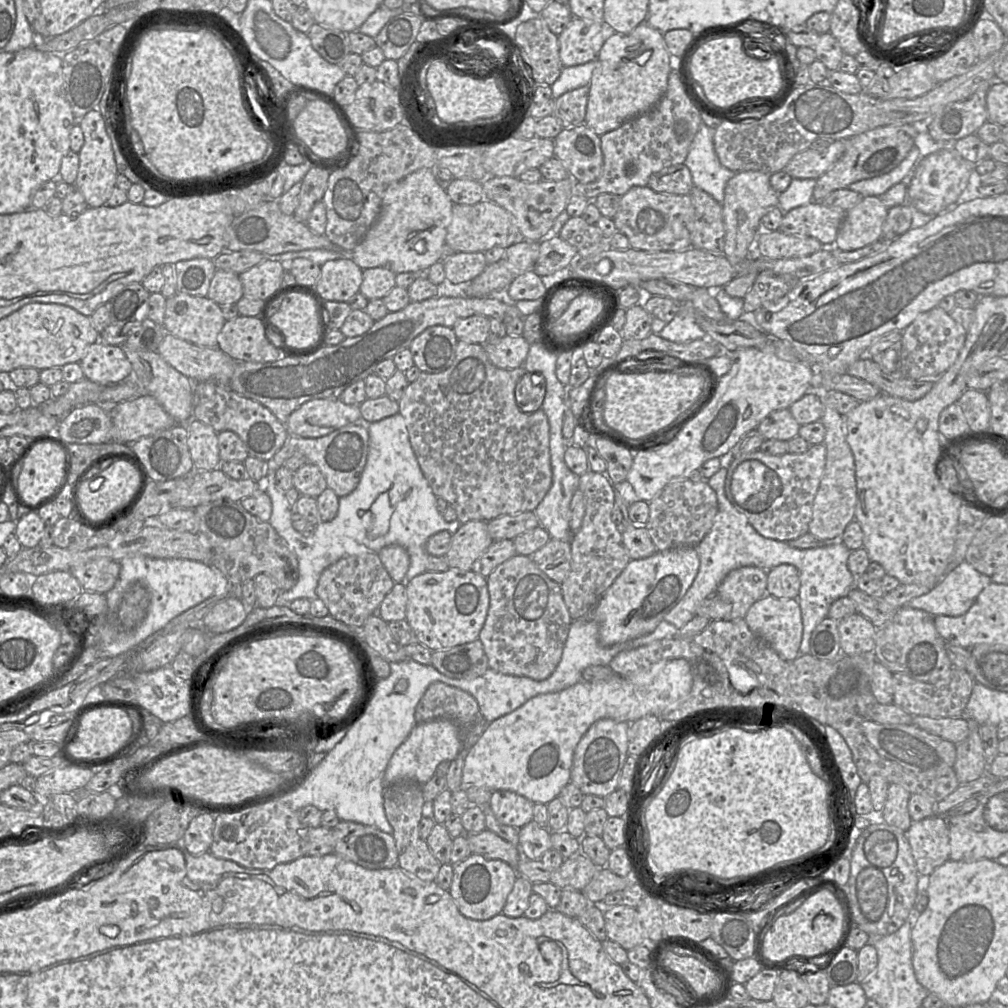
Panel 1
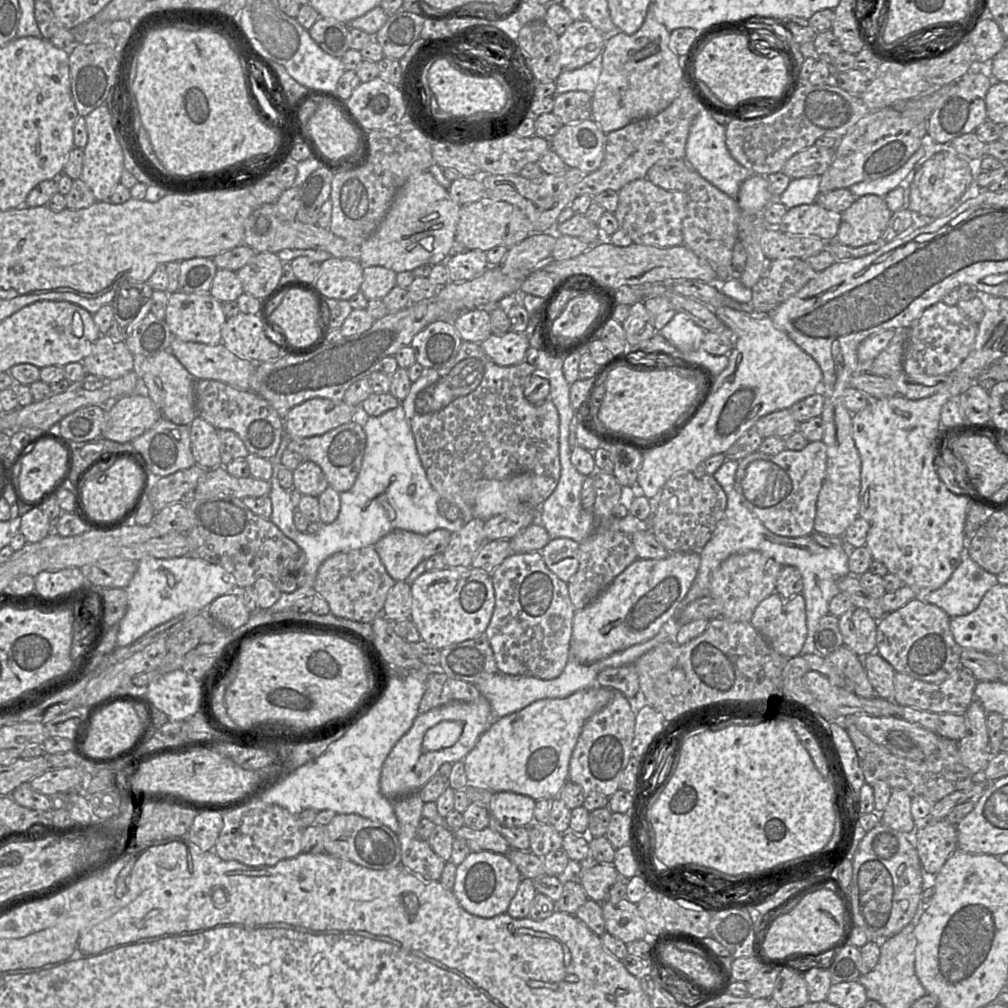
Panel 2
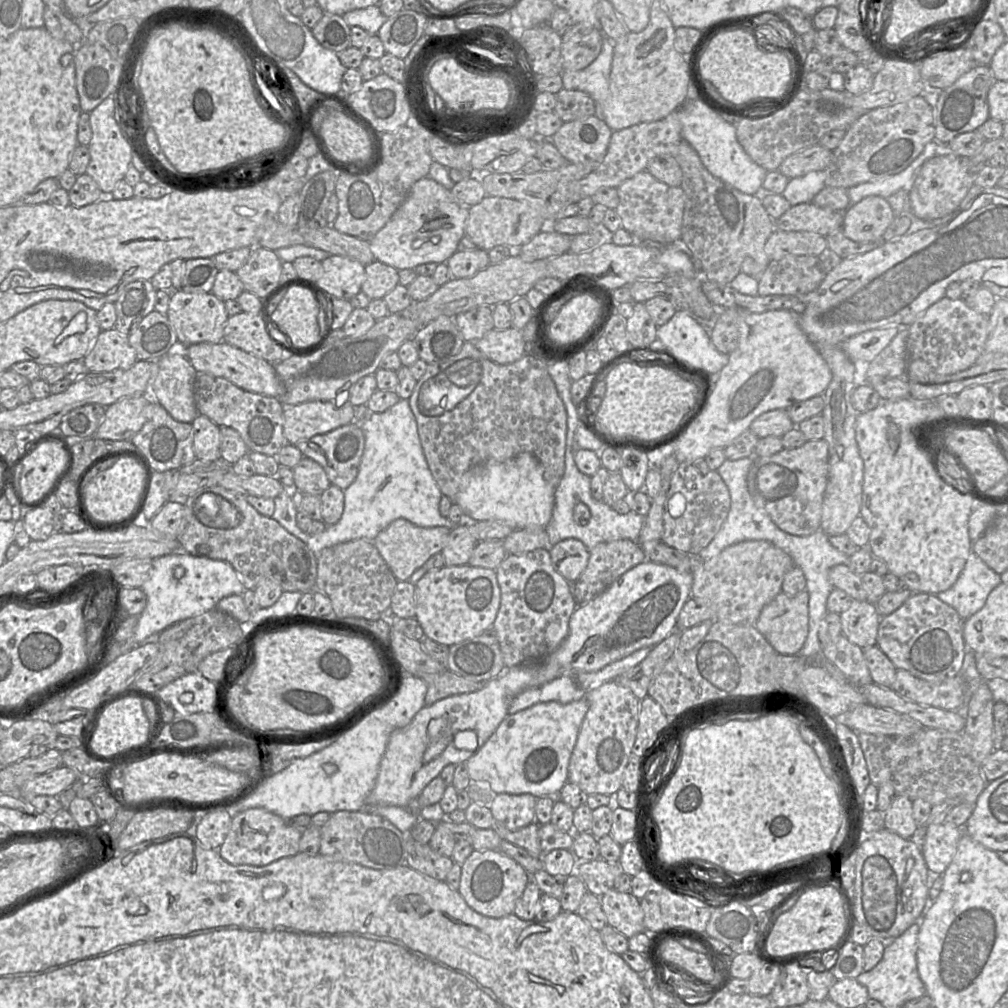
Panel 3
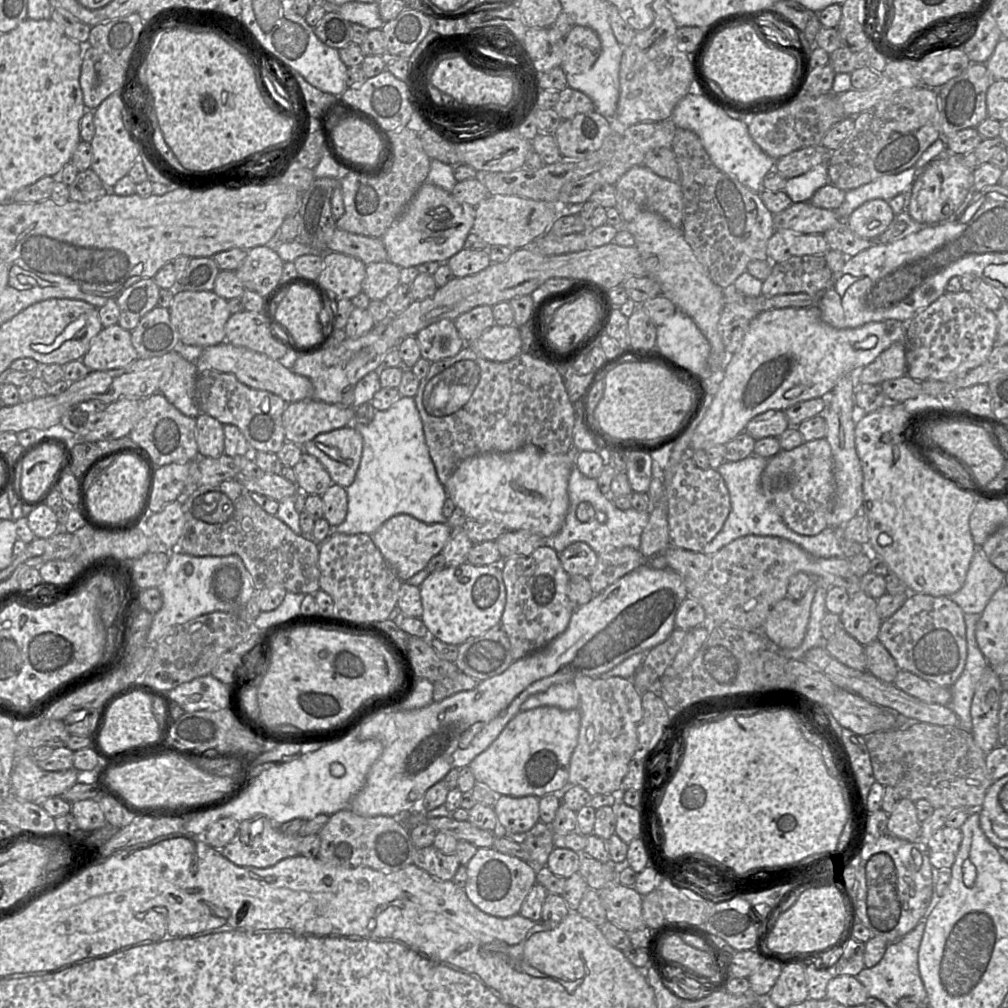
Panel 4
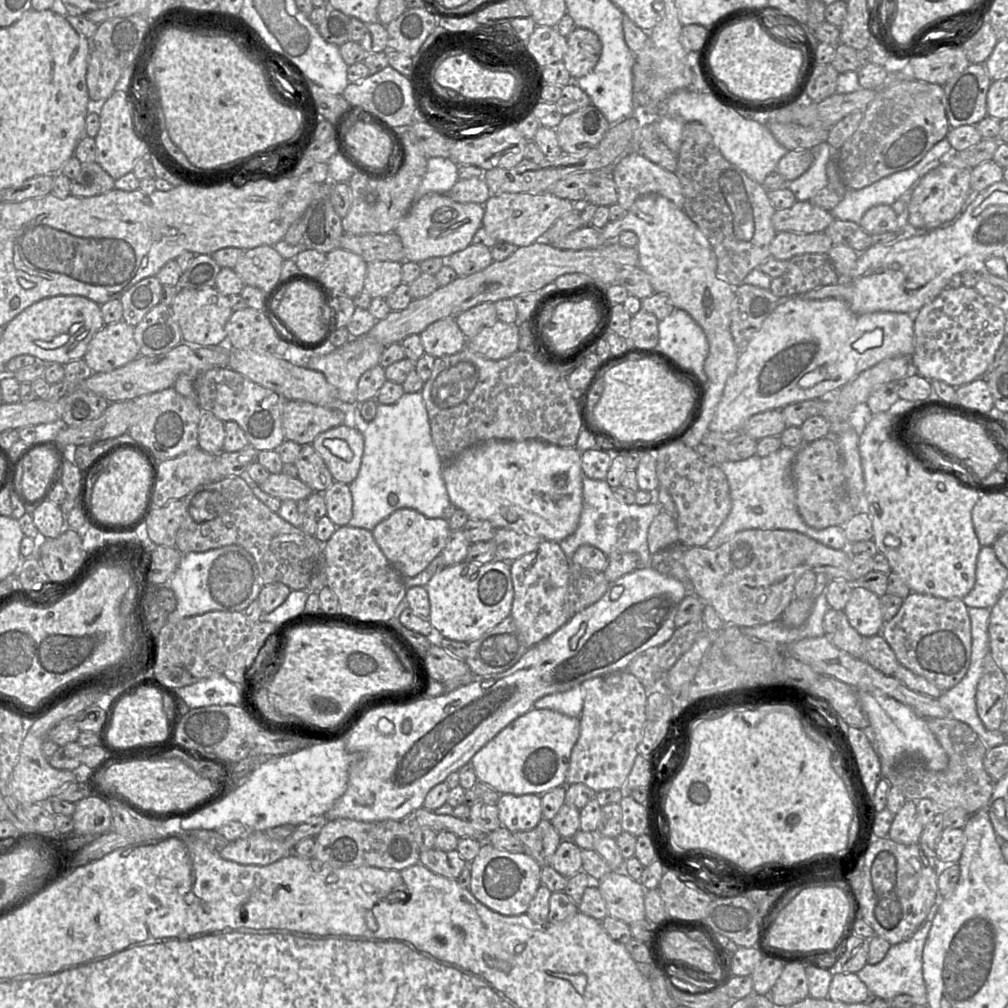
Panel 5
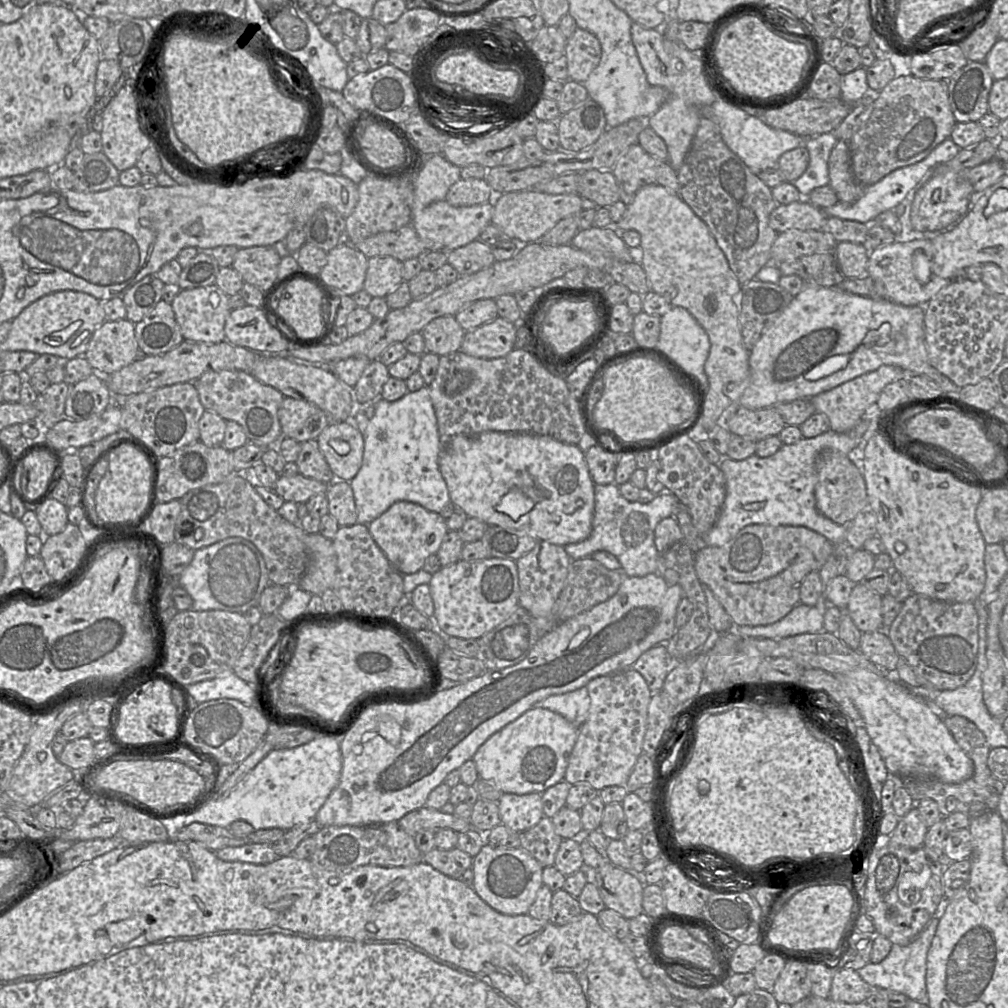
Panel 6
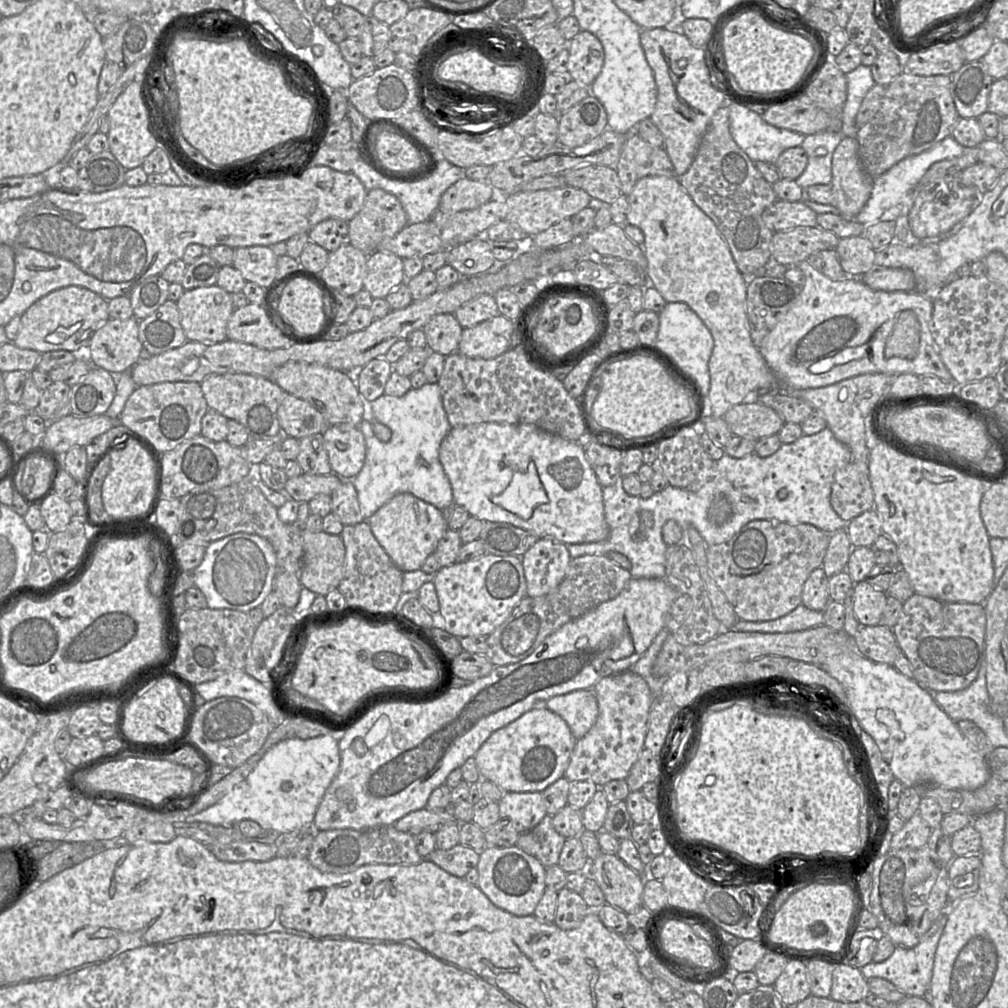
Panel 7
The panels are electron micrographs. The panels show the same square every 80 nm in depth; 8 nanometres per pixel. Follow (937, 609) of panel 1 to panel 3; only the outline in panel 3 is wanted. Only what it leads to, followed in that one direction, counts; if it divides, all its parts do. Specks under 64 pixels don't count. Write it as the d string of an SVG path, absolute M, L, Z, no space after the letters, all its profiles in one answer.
M971 551L965 567L955 584L950 589L938 593L937 597L952 606L960 617L966 620L984 606L991 591L1001 583L1001 575L988 567L979 556Z

